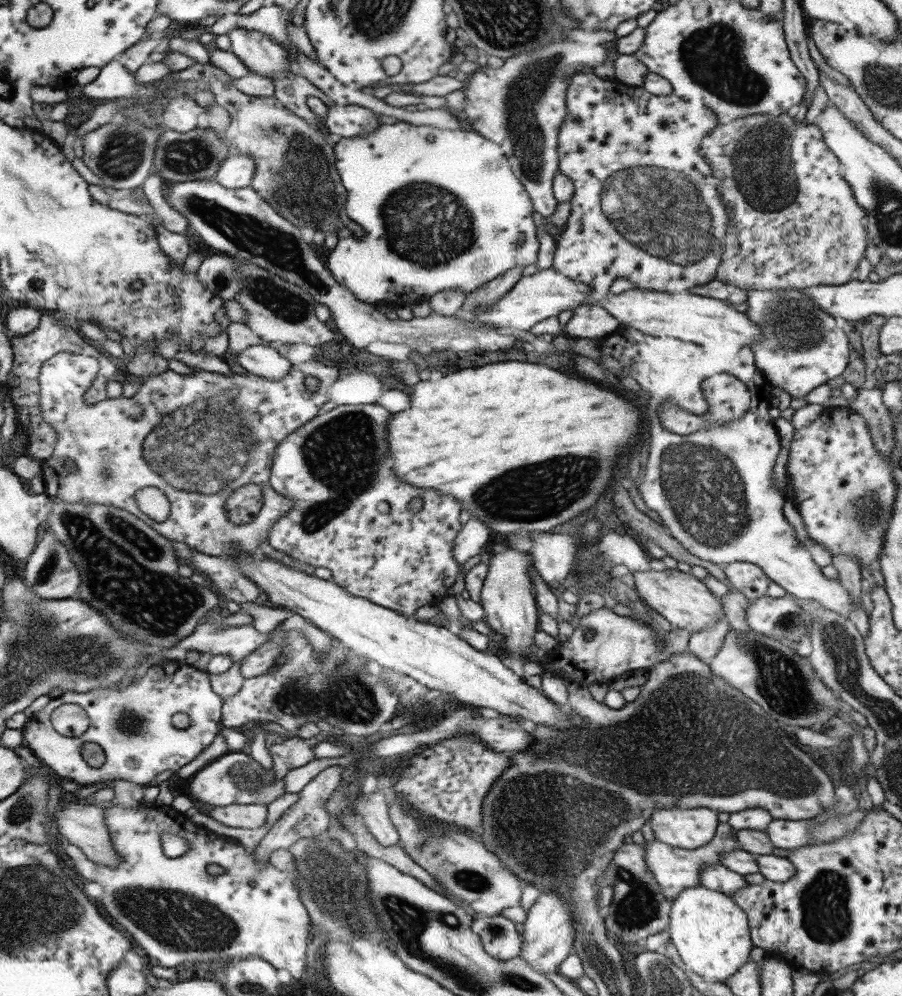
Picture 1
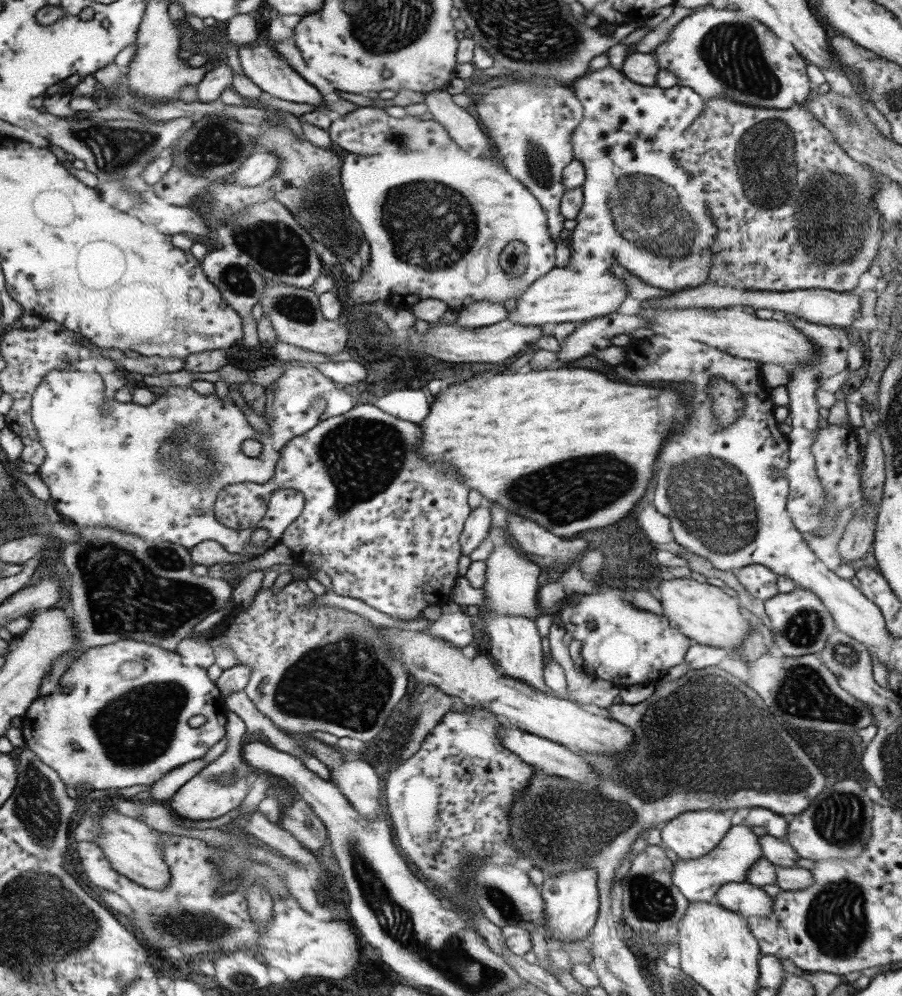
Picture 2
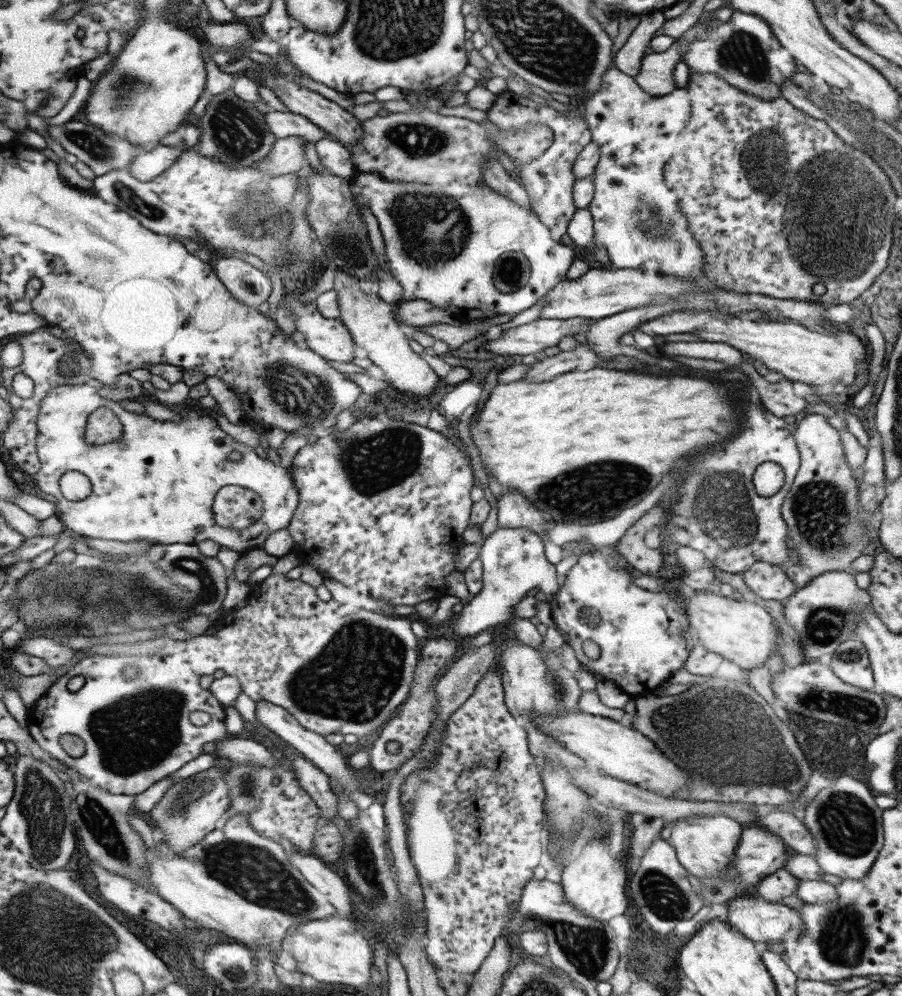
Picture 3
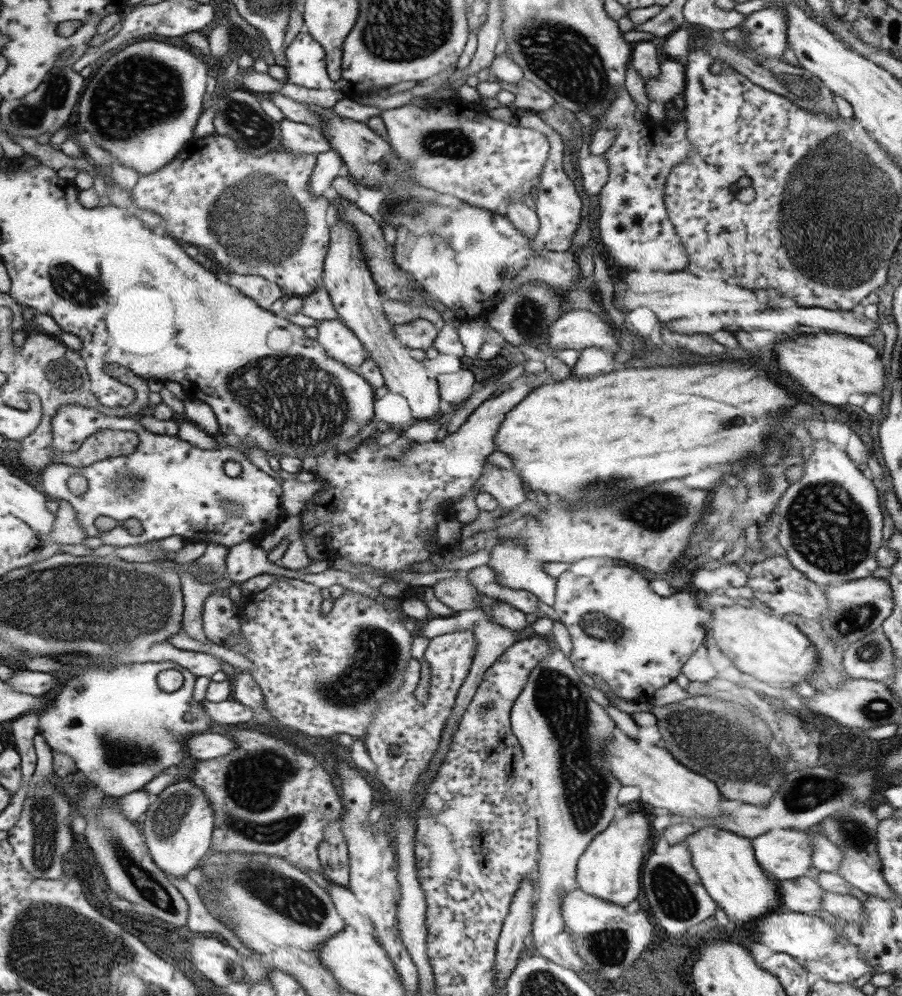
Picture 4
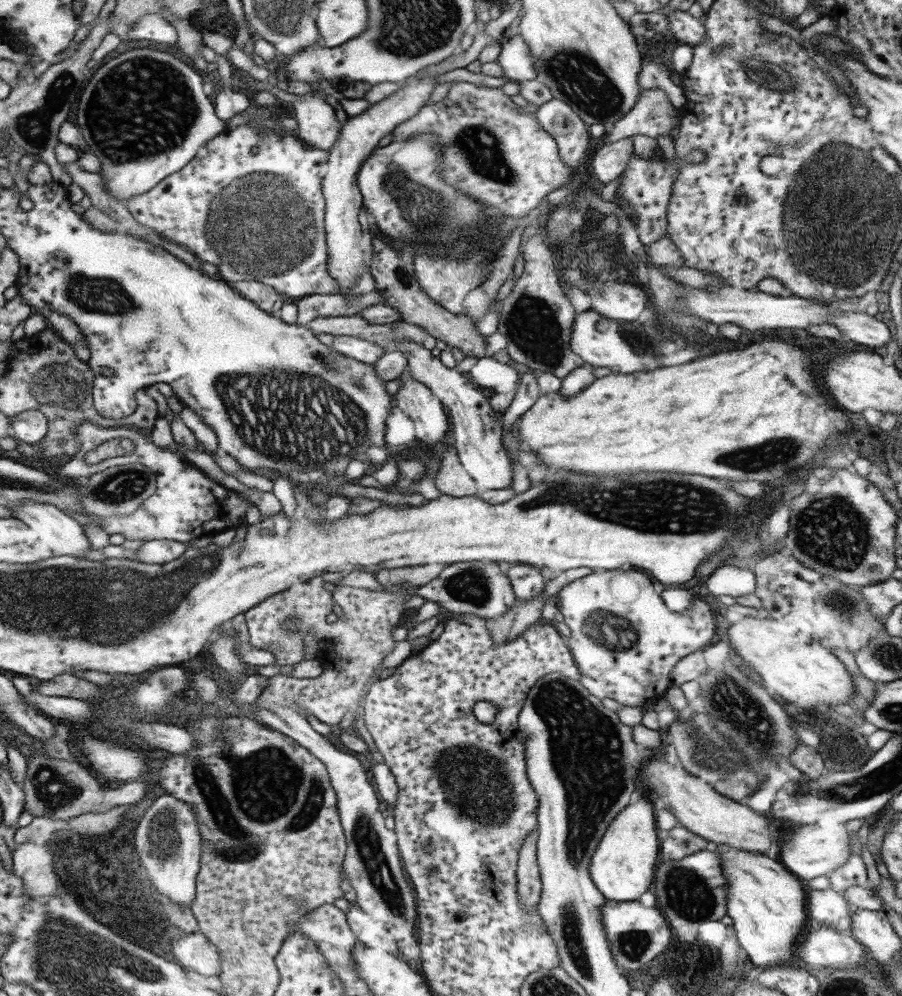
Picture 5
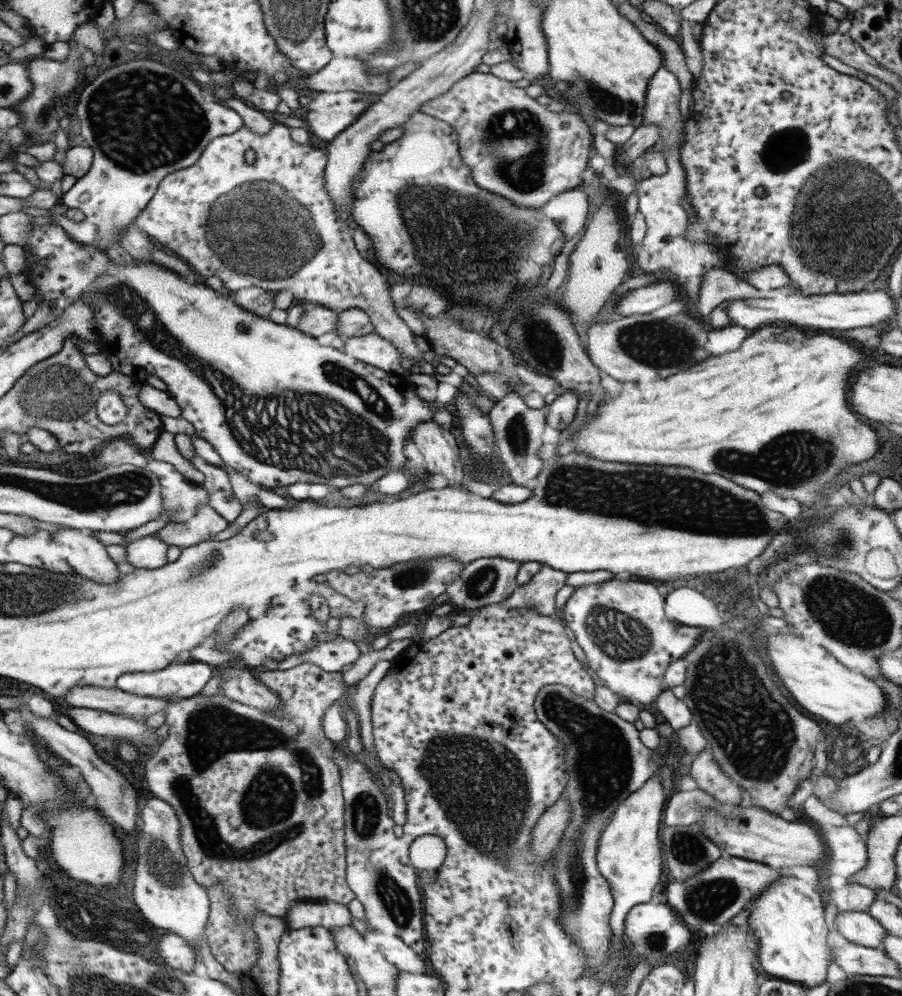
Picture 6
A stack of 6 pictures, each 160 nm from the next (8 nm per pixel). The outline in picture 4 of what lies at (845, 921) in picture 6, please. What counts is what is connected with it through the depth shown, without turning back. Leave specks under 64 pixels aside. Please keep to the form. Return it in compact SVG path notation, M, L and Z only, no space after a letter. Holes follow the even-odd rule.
M798 876L776 882L780 904L796 913L813 914L820 908L822 888L813 878Z

